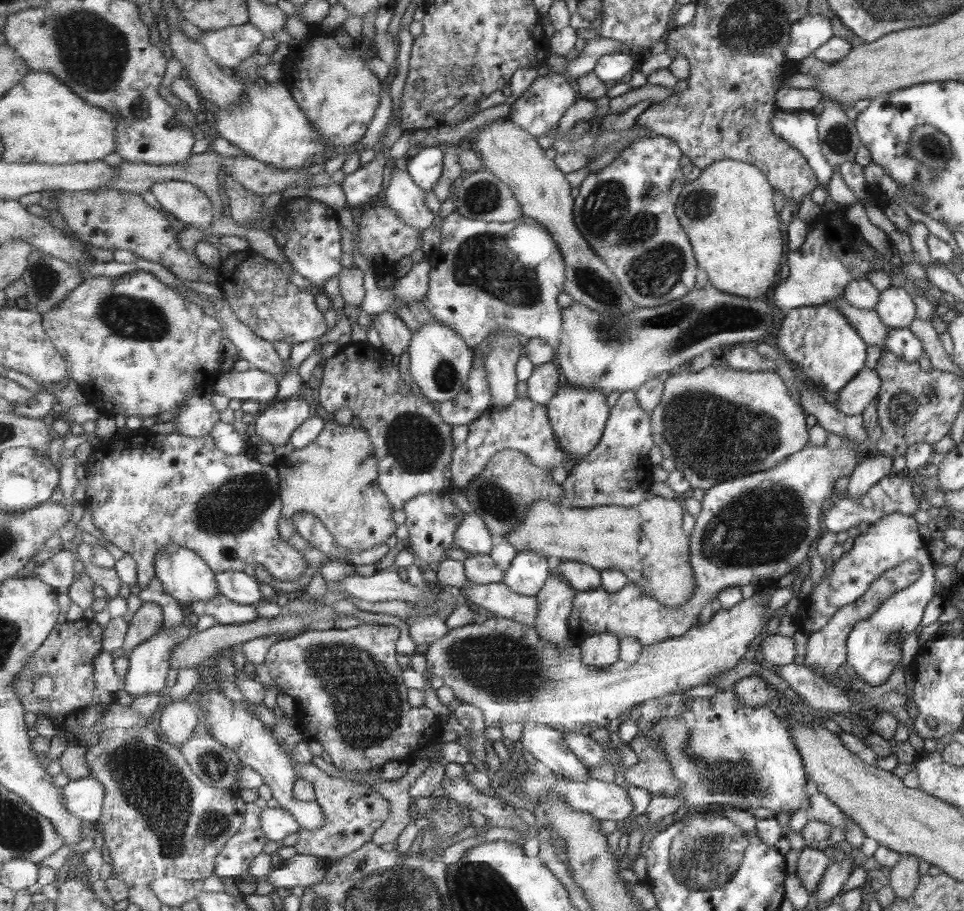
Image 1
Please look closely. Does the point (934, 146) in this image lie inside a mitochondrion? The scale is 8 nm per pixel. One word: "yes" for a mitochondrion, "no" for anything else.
yes

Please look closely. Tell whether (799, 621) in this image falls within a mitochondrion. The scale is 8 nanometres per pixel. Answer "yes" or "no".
no

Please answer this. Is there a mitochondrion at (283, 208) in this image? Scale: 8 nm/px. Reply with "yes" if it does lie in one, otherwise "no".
no

